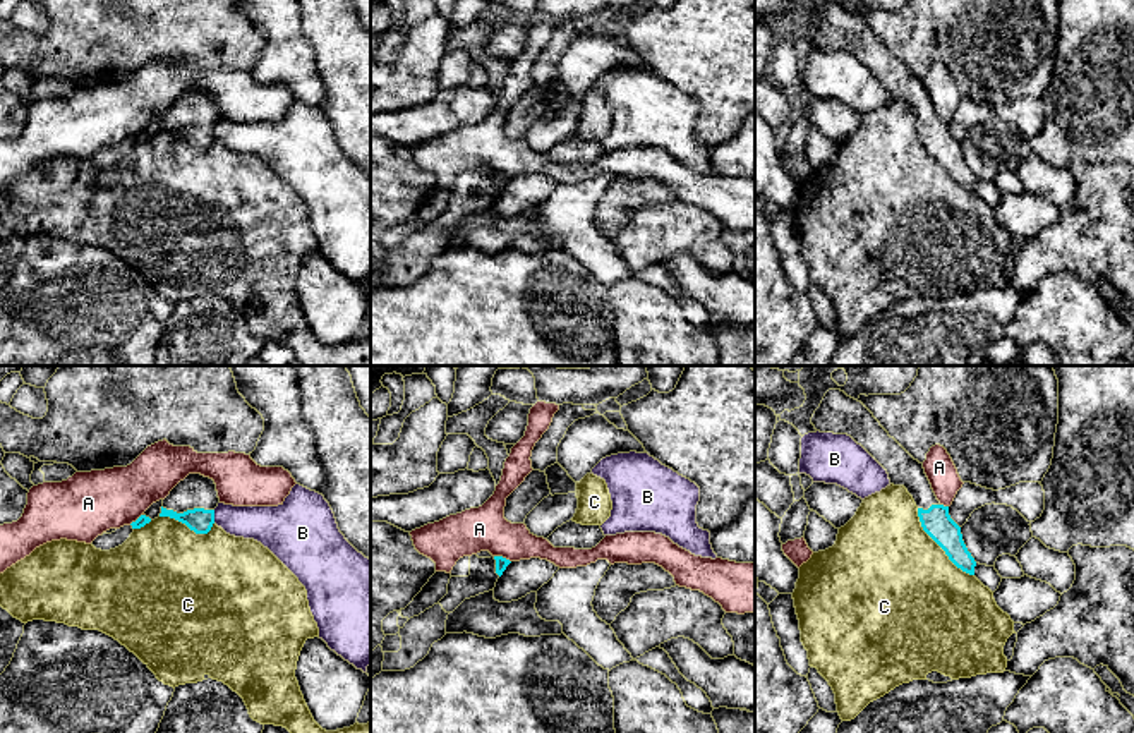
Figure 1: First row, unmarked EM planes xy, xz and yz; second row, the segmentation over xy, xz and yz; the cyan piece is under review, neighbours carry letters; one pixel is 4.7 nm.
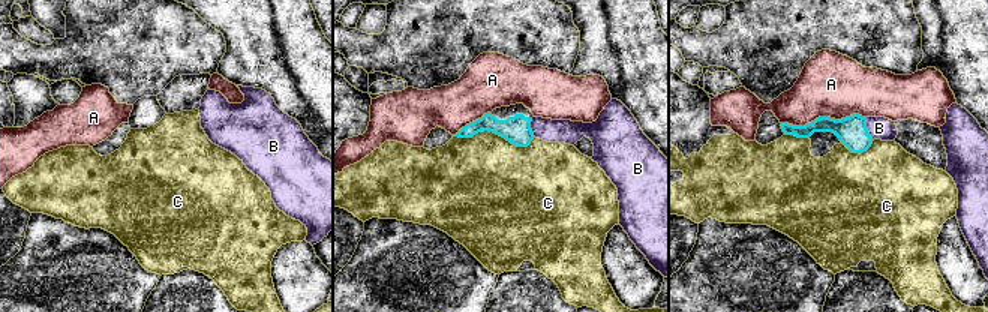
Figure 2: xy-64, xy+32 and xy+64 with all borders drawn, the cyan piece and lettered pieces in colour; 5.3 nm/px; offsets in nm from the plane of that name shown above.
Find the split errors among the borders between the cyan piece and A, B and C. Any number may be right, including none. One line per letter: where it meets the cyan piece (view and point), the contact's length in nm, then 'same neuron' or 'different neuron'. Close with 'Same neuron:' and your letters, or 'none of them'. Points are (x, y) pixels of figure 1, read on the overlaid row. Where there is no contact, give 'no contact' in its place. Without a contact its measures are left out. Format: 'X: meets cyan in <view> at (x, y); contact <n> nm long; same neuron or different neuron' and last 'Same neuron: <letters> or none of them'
A: meets cyan in xz at (501, 557); contact 90 nm long; different neuron
B: meets cyan in xy at (213, 517); contact 60 nm long; different neuron
C: meets cyan in yz at (939, 545); contact 420 nm long; different neuron
Same neuron: none of them

